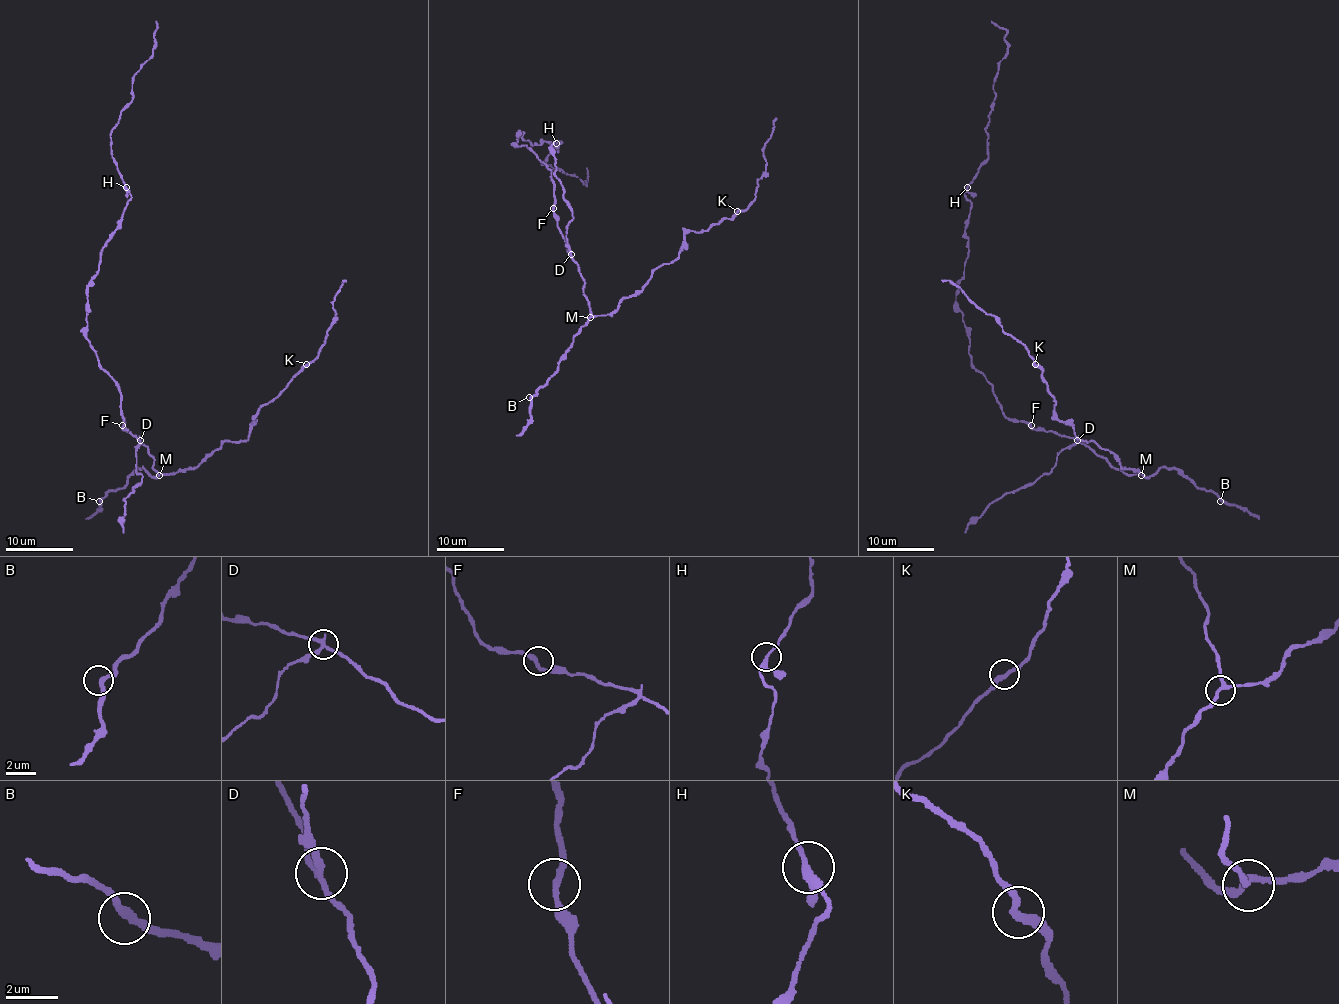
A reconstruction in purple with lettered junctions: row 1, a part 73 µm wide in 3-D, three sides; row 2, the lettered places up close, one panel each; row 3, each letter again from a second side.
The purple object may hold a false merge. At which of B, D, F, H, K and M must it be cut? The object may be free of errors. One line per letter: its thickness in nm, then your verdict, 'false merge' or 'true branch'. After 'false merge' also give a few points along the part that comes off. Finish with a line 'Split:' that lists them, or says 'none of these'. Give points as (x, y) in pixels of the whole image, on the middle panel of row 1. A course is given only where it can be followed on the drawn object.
B: 280 nm | true branch
D: 240 nm | false merge | (571, 253), (566, 226), (573, 213), (554, 172), (554, 142)
F: 240 nm | true branch
H: 220 nm | true branch
K: 280 nm | true branch
M: 200 nm | true branch
Split: D

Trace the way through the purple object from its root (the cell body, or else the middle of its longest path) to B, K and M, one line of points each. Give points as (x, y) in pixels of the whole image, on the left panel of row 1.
B: (124, 425), (148, 448), (159, 474), (153, 477), (137, 467), (122, 487), (99, 501)
K: (124, 425), (148, 448), (159, 474), (191, 469), (224, 442), (244, 442), (257, 411), (306, 364)
M: (124, 425), (122, 428), (148, 448), (154, 460), (153, 467), (159, 475)

